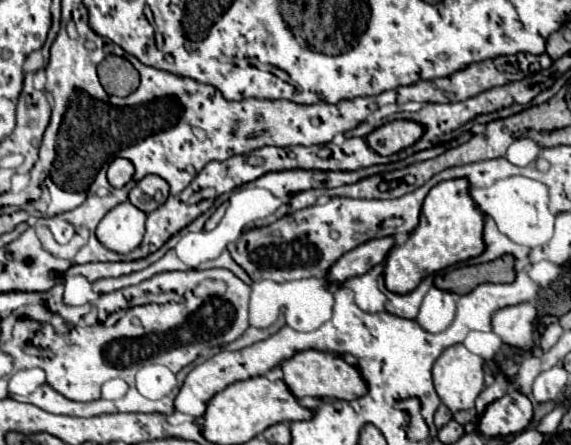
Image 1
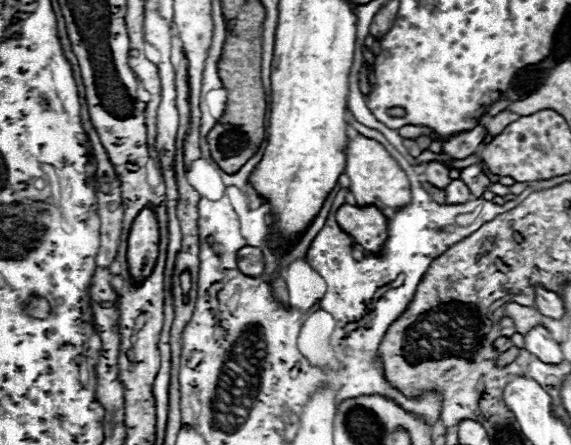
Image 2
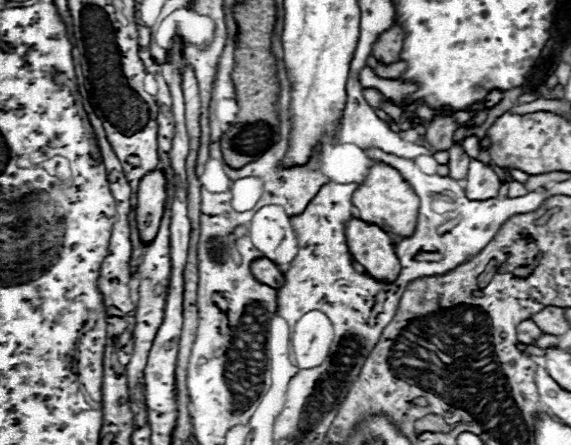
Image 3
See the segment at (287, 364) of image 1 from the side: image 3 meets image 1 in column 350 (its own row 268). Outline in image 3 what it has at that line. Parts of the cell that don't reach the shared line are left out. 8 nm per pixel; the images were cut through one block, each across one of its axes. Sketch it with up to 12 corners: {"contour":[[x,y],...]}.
{"contour":[[350,218],[346,242],[370,276],[394,282],[400,262],[380,226]]}

